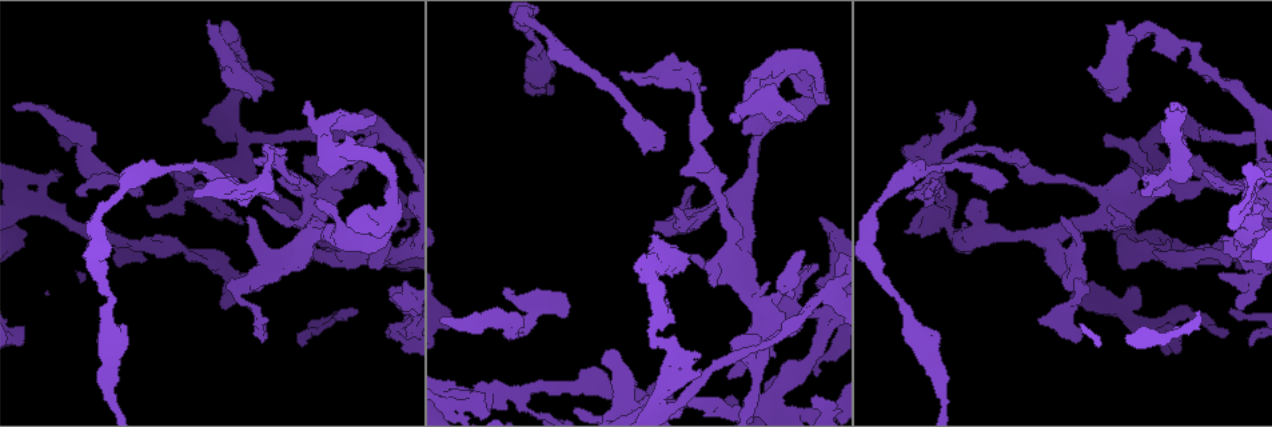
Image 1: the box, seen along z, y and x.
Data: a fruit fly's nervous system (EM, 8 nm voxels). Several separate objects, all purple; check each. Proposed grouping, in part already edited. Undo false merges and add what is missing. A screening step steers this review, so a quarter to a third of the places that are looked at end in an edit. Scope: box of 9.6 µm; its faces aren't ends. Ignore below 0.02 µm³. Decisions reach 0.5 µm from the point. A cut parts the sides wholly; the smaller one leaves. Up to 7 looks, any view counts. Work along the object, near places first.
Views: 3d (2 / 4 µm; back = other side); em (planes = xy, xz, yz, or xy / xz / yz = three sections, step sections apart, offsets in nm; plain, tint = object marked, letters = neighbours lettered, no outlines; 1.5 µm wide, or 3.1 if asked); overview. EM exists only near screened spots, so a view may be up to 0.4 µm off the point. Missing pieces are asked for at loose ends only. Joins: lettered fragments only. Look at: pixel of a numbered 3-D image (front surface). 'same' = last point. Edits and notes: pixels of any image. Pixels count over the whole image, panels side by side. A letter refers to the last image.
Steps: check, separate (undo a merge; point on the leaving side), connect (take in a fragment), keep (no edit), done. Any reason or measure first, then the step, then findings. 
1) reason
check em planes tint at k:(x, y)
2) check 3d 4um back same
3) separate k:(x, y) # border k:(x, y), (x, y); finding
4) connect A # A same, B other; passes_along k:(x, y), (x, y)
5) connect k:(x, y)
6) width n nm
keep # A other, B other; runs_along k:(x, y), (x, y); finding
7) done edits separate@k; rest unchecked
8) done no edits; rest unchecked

tapers out
check em planes letters at 1:(302, 347)

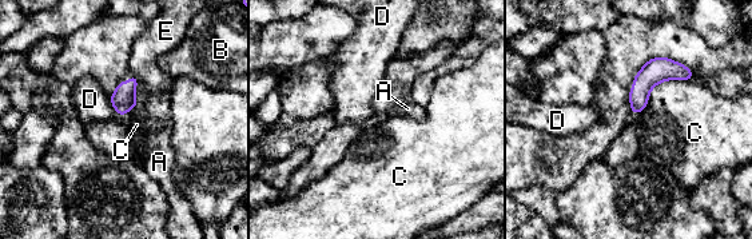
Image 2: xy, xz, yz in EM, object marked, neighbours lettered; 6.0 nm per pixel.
width 130 nm
keep # A other, B other, C other, D other, E other; border 2:(108, 102), (120, 116); no lettered fragment goes on from it

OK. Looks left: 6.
arms part here
check em yz step 8 letters at 1:(46, 210)

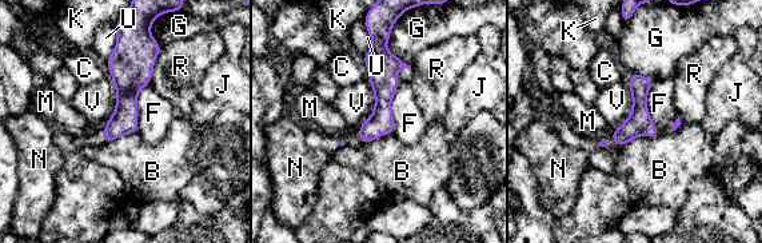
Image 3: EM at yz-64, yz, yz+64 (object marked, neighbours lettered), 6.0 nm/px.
width 150 nm
keep # B other, C other, F other, G other, J other, K other, M other, N other, R other, U other, V other; border 3:(630, 88), (631, 112), (613, 131); one neuron here

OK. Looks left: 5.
branch stops here
check em xy step 4 tint at 1:(86, 192)

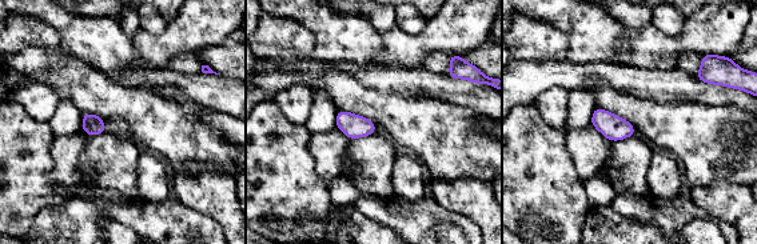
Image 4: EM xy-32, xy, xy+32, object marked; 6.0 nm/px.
check em planes letters same

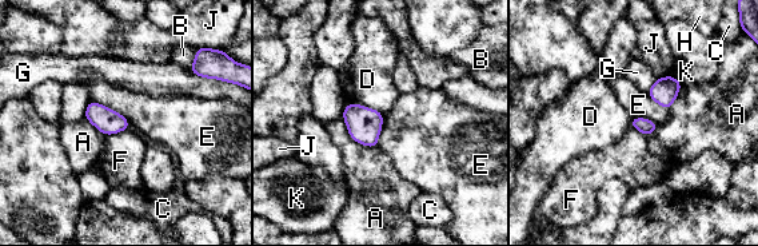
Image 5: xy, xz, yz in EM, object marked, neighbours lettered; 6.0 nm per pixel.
keep # A other, B other, C other, D other, E other, F other, G other, H other, J other, K other; border 5:(91, 99), (118, 111), (130, 126); no lettered fragment goes on from it

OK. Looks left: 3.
done no edits; rest unchecked

